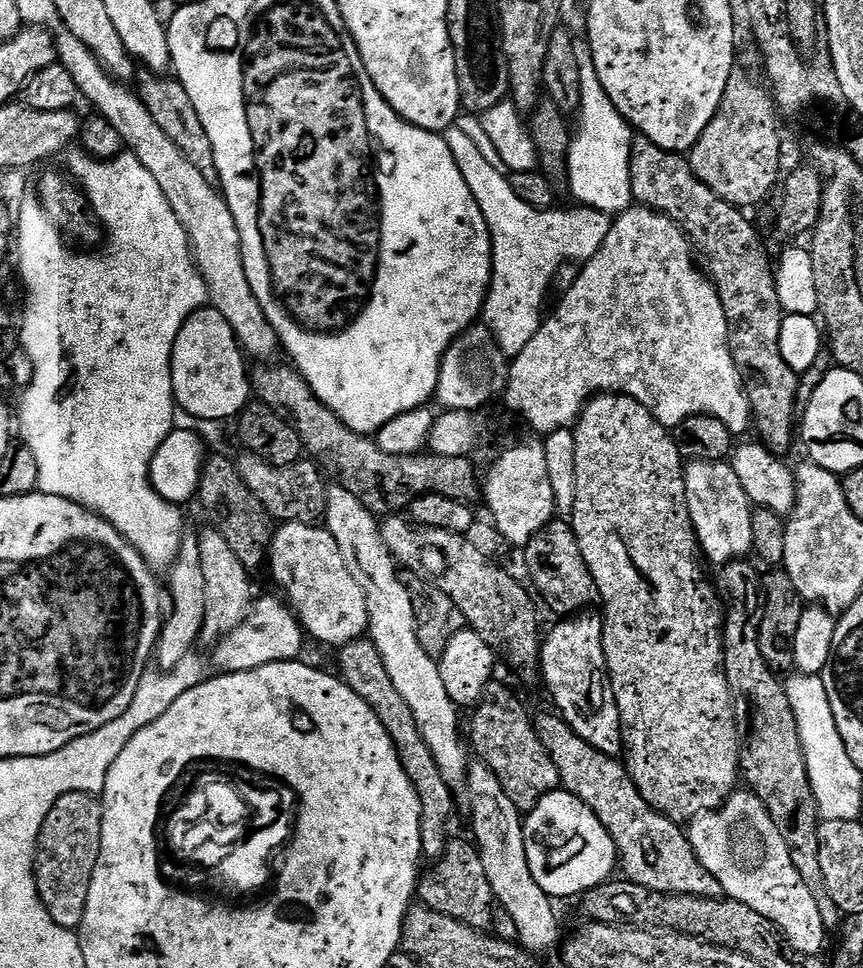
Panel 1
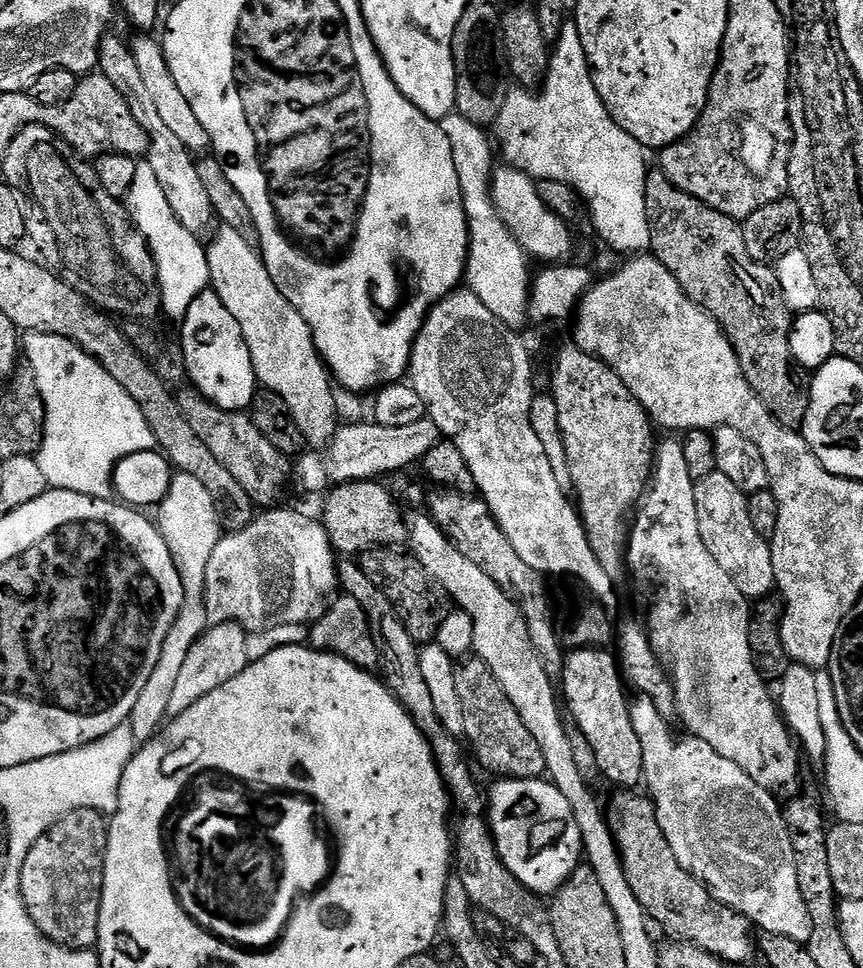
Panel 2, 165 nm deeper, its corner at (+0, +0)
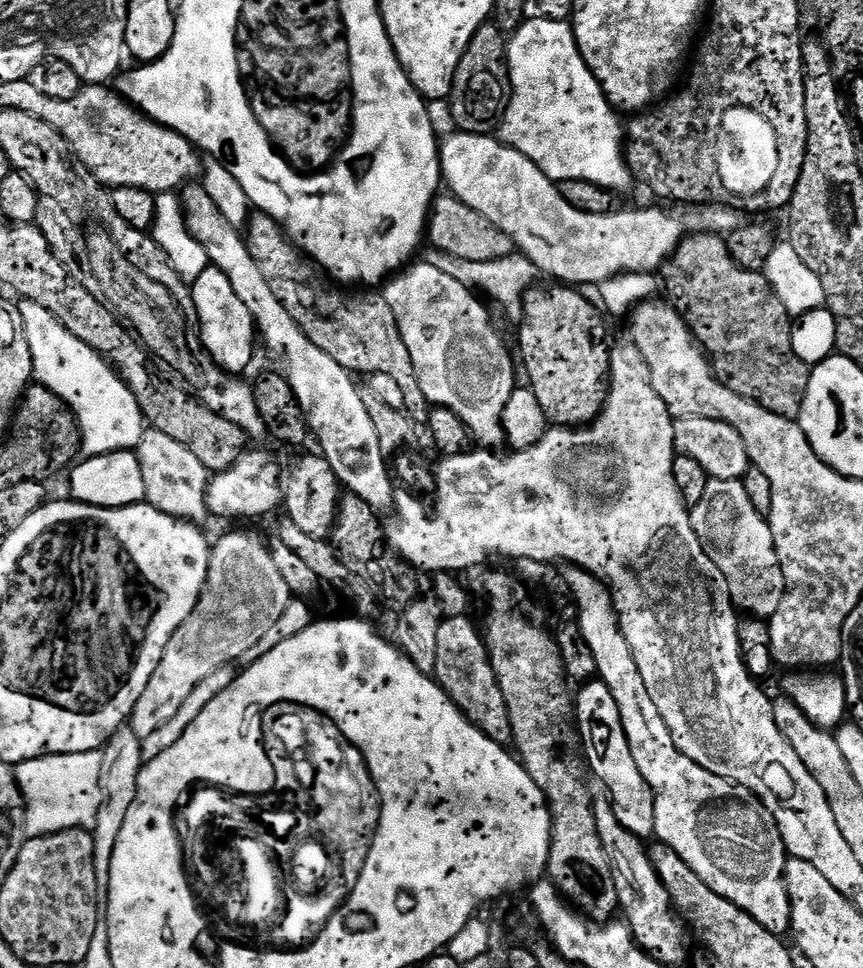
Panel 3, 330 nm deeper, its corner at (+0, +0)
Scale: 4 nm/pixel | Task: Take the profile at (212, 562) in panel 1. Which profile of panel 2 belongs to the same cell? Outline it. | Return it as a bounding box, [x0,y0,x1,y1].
[168,623,250,718]

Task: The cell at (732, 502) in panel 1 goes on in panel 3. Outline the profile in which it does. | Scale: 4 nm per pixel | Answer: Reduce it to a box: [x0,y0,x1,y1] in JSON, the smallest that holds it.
[690,479,784,618]

